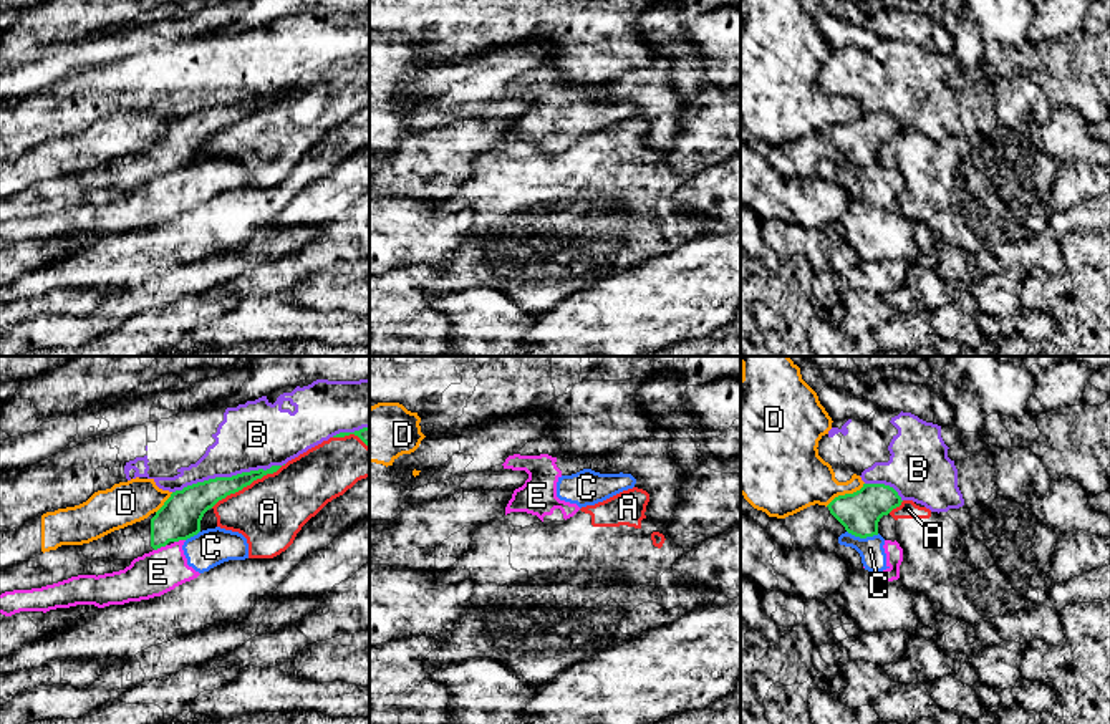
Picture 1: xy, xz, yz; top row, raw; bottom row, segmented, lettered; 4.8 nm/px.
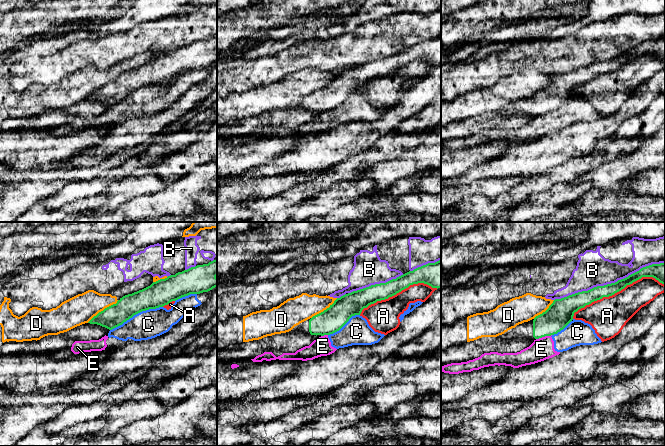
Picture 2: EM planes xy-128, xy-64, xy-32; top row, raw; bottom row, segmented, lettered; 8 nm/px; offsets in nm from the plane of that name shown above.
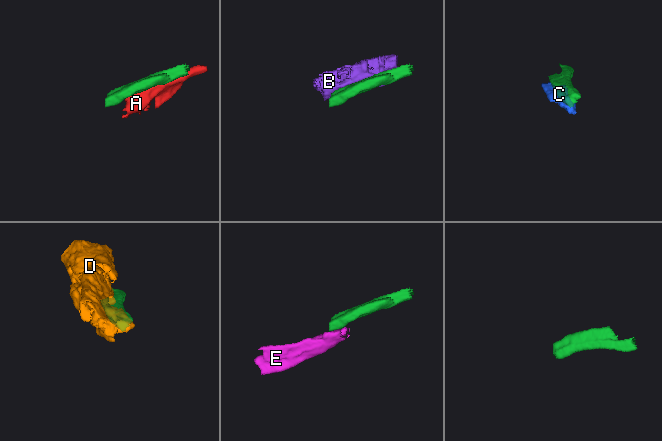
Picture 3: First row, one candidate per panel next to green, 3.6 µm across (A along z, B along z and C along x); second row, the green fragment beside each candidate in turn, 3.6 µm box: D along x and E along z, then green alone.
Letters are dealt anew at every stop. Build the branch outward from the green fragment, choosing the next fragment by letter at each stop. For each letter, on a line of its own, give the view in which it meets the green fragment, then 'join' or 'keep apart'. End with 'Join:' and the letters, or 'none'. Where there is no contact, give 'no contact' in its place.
A: xy | keep apart
B: xy | keep apart
C: yz | keep apart
D: yz | keep apart
E: xy | keep apart
Join: none

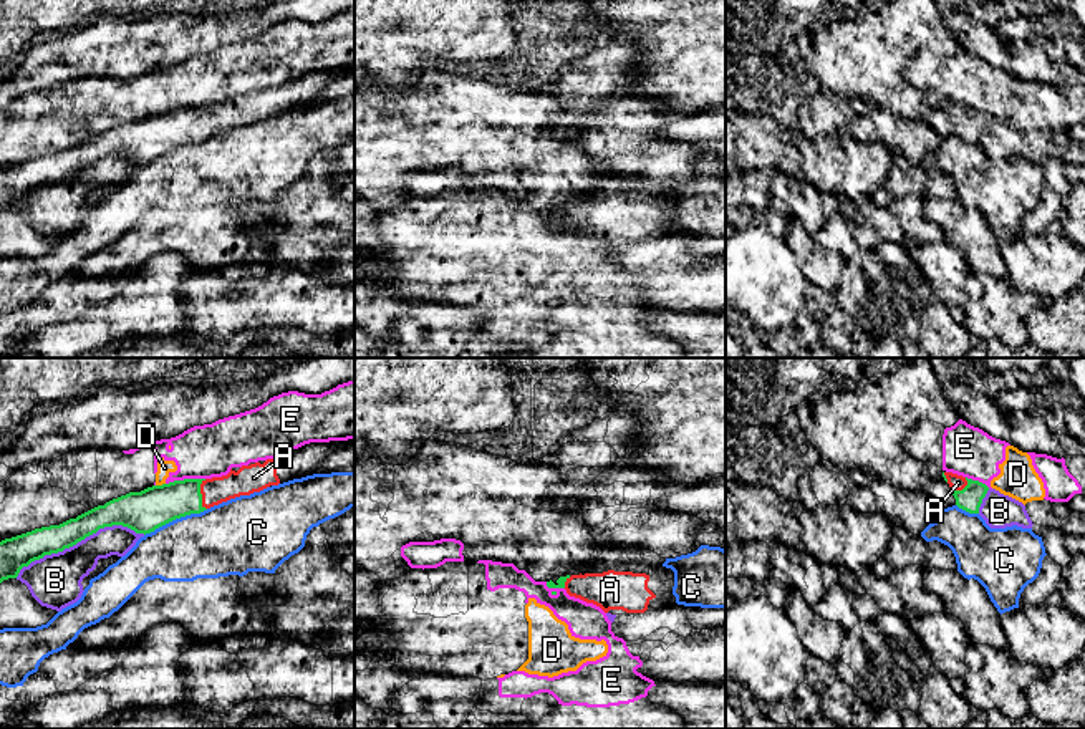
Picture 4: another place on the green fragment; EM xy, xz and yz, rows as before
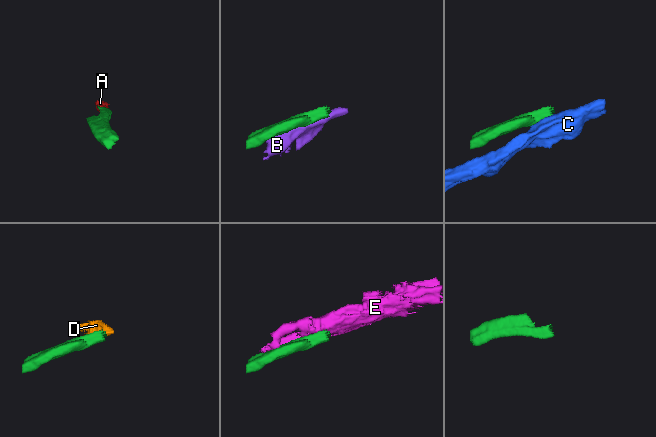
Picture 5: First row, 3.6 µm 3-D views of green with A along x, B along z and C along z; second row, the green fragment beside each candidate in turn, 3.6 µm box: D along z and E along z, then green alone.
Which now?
A: xy | join
B: xy | keep apart
C: xy | keep apart
D: xy | keep apart
E: xy | keep apart
Join: A

